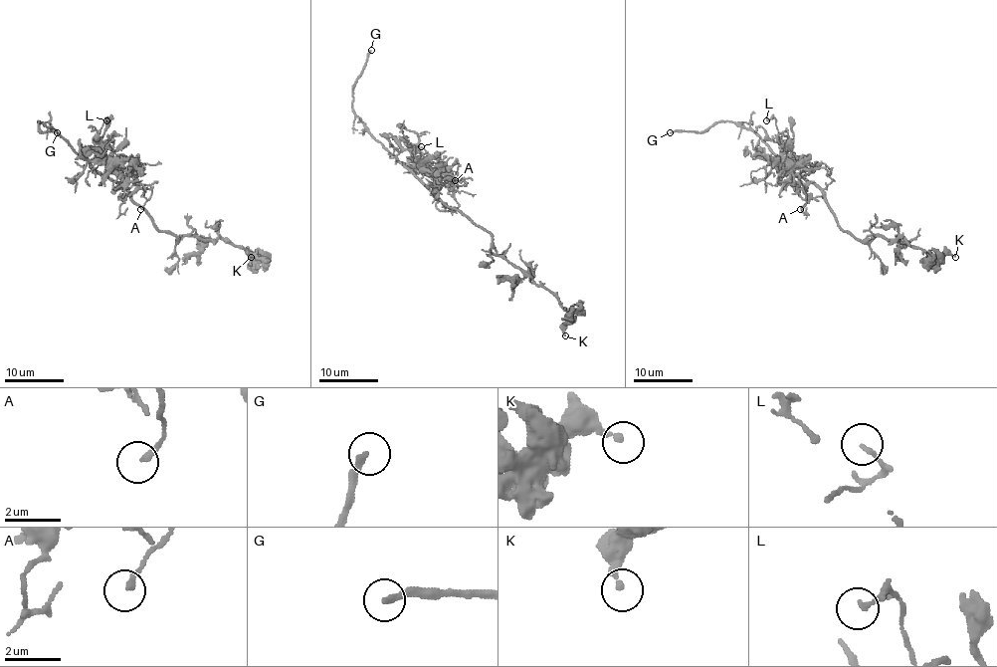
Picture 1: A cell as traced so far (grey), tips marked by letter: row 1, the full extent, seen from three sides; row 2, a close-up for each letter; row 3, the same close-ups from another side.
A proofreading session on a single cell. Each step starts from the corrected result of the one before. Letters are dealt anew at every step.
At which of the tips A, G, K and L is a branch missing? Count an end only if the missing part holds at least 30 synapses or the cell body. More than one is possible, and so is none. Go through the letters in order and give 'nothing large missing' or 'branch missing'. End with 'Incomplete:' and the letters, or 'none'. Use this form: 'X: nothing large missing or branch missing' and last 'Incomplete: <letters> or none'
A: nothing large missing
G: branch missing
K: nothing large missing
L: nothing large missing
Incomplete: G

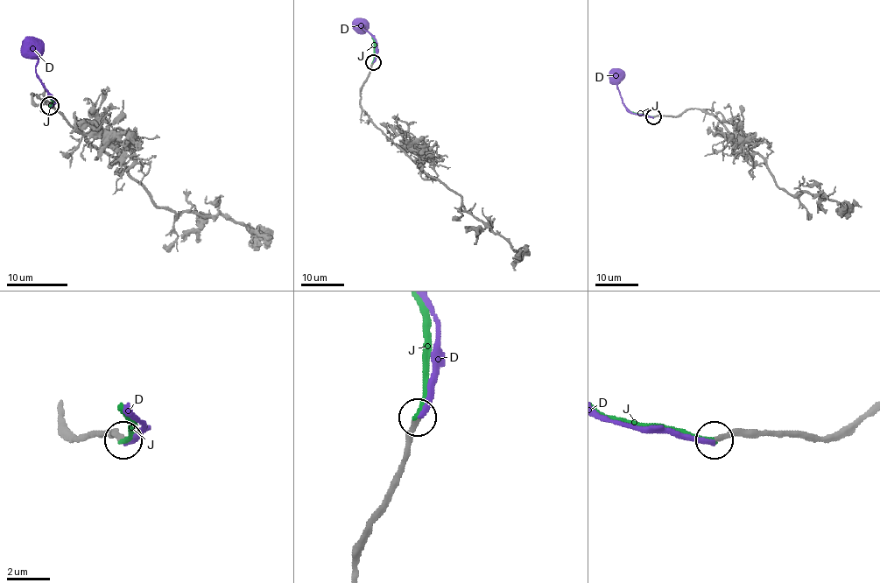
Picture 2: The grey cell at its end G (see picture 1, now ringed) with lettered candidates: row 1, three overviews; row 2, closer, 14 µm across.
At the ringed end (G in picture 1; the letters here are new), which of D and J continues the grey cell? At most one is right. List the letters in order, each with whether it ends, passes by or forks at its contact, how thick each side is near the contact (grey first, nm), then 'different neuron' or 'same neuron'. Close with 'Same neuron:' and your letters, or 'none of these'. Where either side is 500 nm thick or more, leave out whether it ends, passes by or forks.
D: it ends; calibres 260 and 240 nm; different neuron
J: it ends; calibres 260 and 240 nm; same neuron
Same neuron: J

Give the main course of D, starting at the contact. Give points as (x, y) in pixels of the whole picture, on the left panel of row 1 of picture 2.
D: (51, 105), (55, 101), (36, 71), (37, 56), (34, 50)

